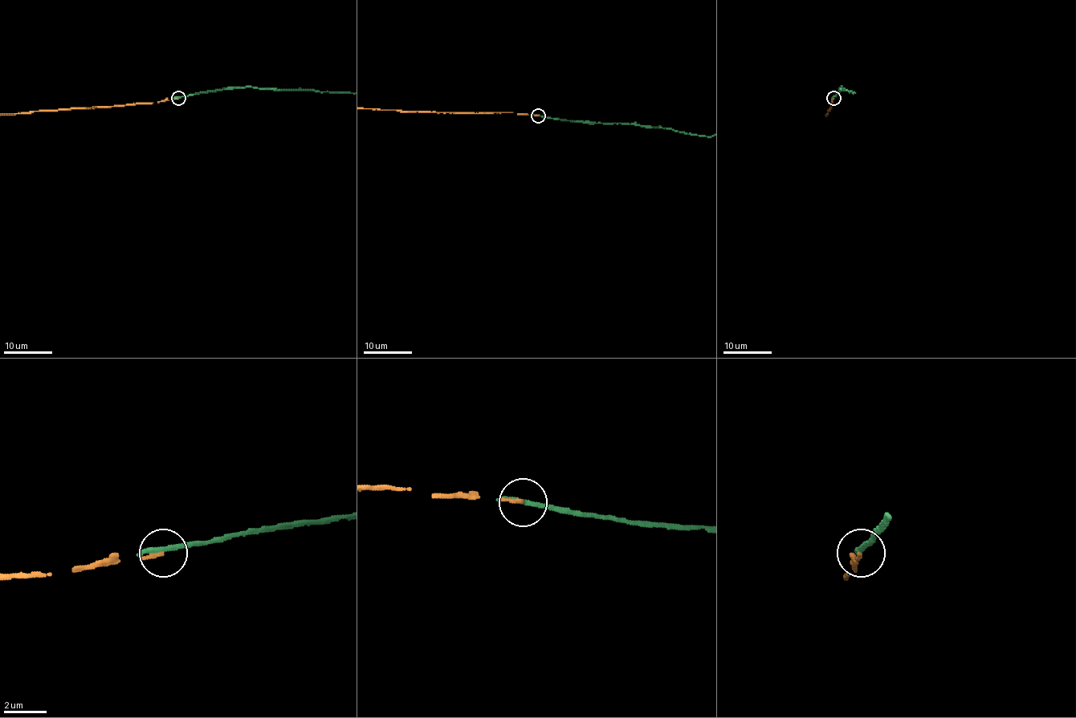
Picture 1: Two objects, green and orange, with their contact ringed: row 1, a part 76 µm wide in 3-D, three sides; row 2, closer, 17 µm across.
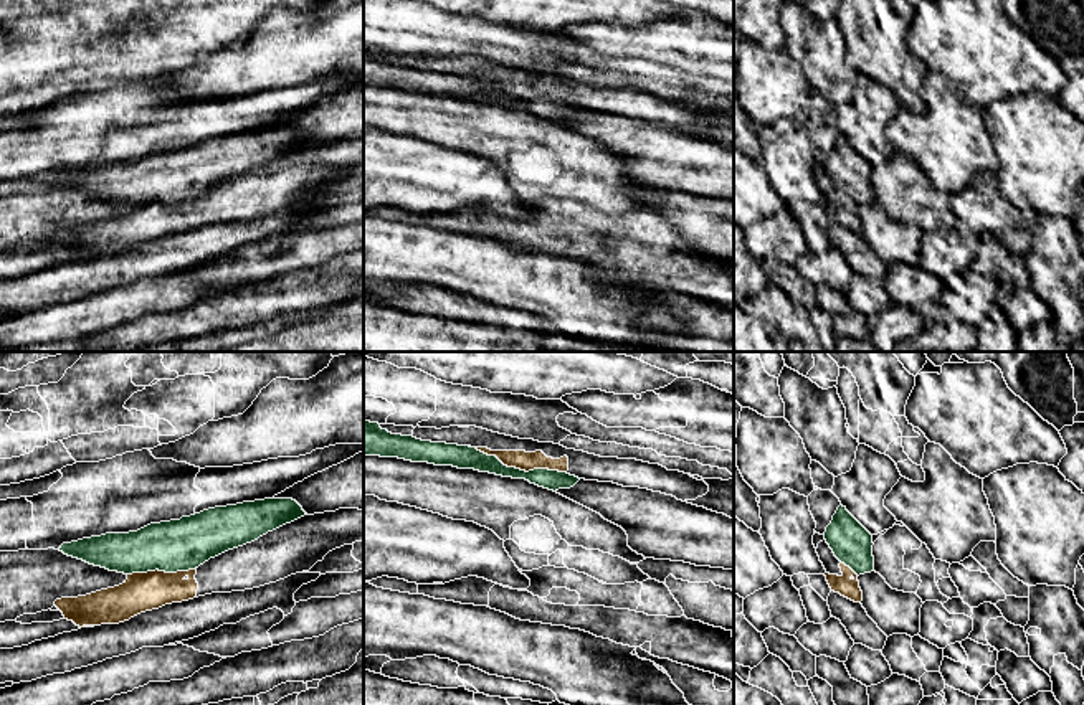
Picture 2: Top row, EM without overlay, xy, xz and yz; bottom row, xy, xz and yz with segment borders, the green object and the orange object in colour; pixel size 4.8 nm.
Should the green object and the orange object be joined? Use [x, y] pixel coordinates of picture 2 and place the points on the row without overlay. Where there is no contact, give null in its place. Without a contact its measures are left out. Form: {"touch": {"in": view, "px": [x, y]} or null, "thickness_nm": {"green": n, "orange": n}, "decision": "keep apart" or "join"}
{"touch": {"in": "xz", "px": [519, 99]}, "thickness_nm": {"green": 110, "orange": 100}, "decision": "keep apart"}

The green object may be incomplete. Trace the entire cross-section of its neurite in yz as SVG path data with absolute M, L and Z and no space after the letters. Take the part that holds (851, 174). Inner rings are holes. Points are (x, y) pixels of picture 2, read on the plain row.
M839 135L826 157L825 170L834 187L858 206L874 201L872 165Z

